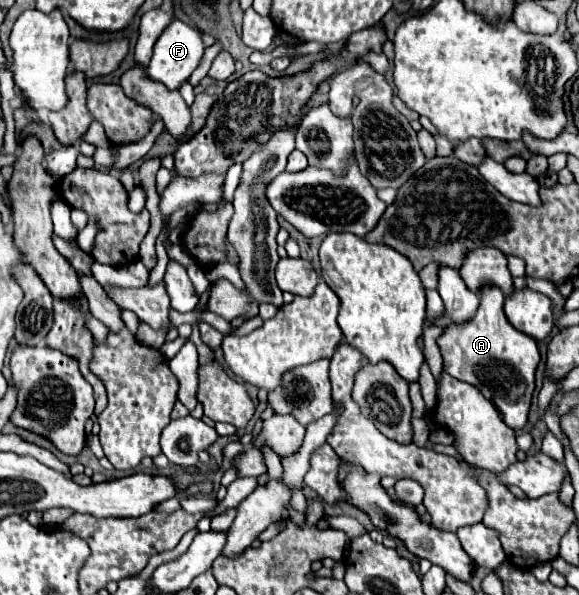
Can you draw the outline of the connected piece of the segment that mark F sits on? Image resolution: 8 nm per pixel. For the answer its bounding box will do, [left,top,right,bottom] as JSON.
[146,19,204,89]

